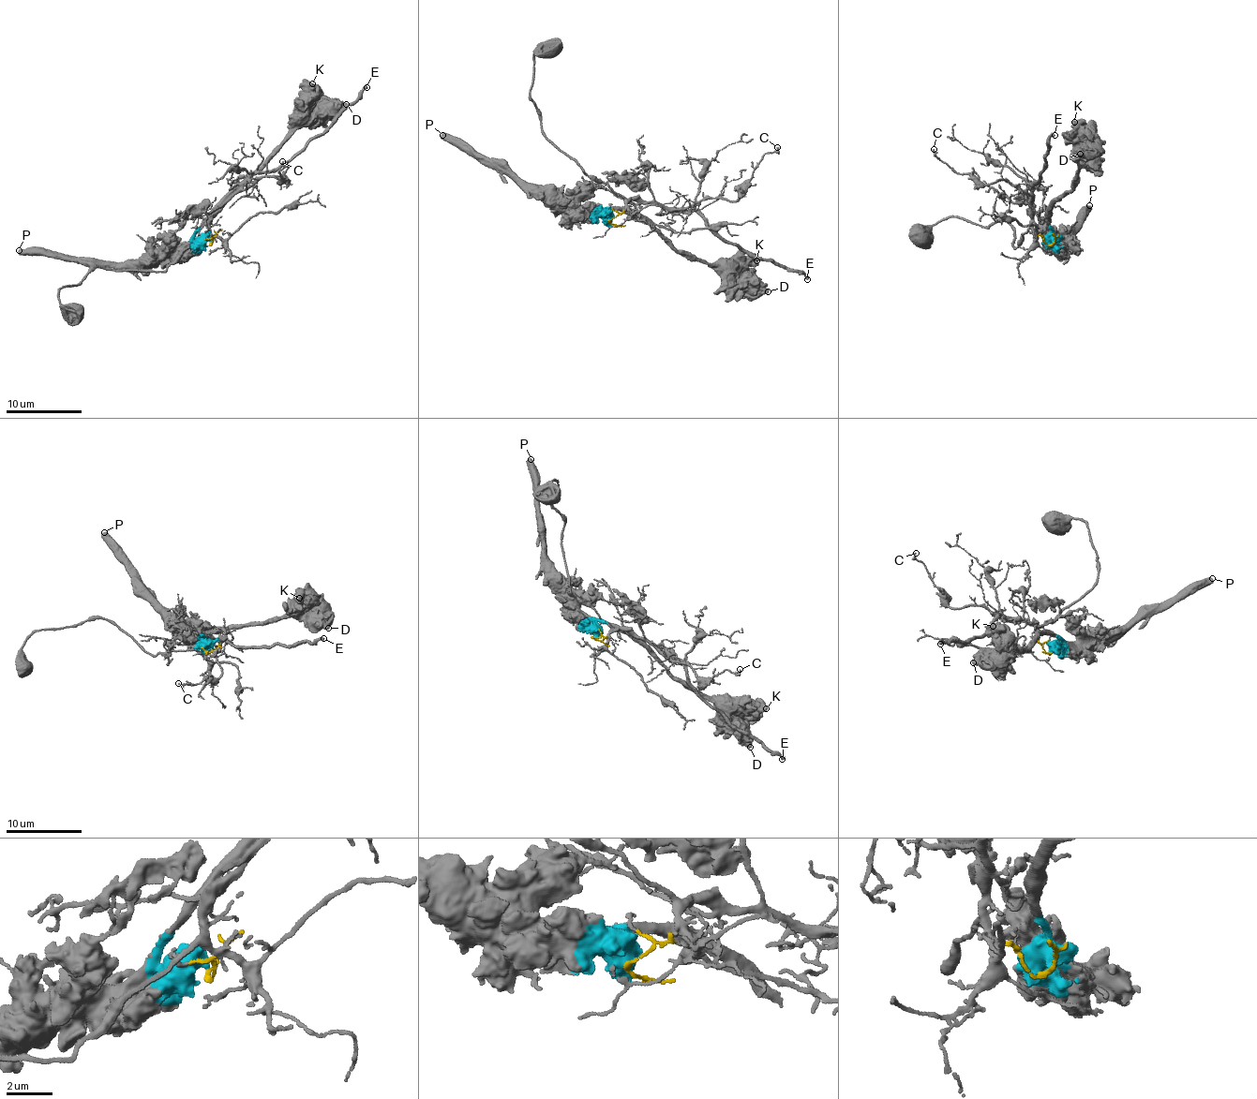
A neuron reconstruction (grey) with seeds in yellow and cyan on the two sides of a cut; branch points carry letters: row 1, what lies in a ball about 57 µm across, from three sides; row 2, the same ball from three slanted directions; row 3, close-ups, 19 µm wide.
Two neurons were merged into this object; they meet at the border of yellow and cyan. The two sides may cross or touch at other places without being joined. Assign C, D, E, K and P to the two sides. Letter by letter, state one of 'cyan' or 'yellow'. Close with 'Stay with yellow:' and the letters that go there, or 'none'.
C: yellow
D: cyan
E: yellow
K: cyan
P: cyan
Stay with yellow: C, E

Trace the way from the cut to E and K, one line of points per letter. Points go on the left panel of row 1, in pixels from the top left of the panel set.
E: (211, 242), (213, 235), (210, 230), (210, 215), (253, 175), (276, 170), (304, 147), (367, 87)
K: (209, 242), (199, 231), (202, 219), (264, 166), (270, 155), (293, 131), (295, 102), (312, 83)

